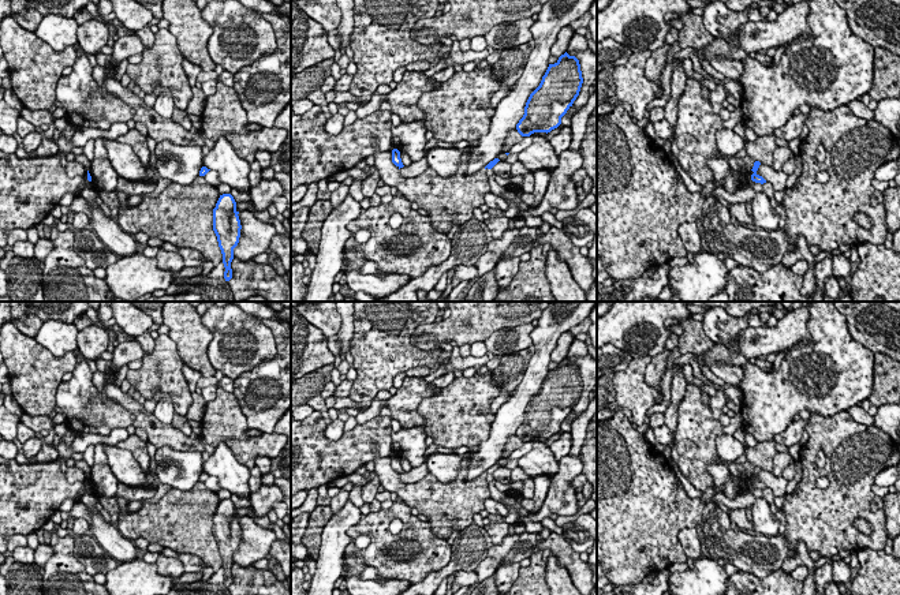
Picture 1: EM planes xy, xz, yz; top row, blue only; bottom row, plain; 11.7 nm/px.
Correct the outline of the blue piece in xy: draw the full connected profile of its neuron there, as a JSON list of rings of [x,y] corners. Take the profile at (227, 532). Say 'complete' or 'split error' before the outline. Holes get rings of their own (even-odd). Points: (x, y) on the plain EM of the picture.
complete; [[[231,499],[220,501],[213,514],[213,536],[223,560],[225,587],[232,584],[231,568],[234,565],[234,554],[238,551],[240,543],[242,531],[238,520],[234,502]]]

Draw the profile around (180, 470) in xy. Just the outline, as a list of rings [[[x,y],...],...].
[[[171,446],[156,449],[156,475],[163,484],[187,491],[193,489],[203,472],[202,454],[199,452],[175,450]]]

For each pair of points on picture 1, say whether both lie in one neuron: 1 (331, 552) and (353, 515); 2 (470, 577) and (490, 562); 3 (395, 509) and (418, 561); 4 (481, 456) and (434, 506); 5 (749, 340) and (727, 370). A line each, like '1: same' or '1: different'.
1: same
2: different
3: same
4: different
5: different

